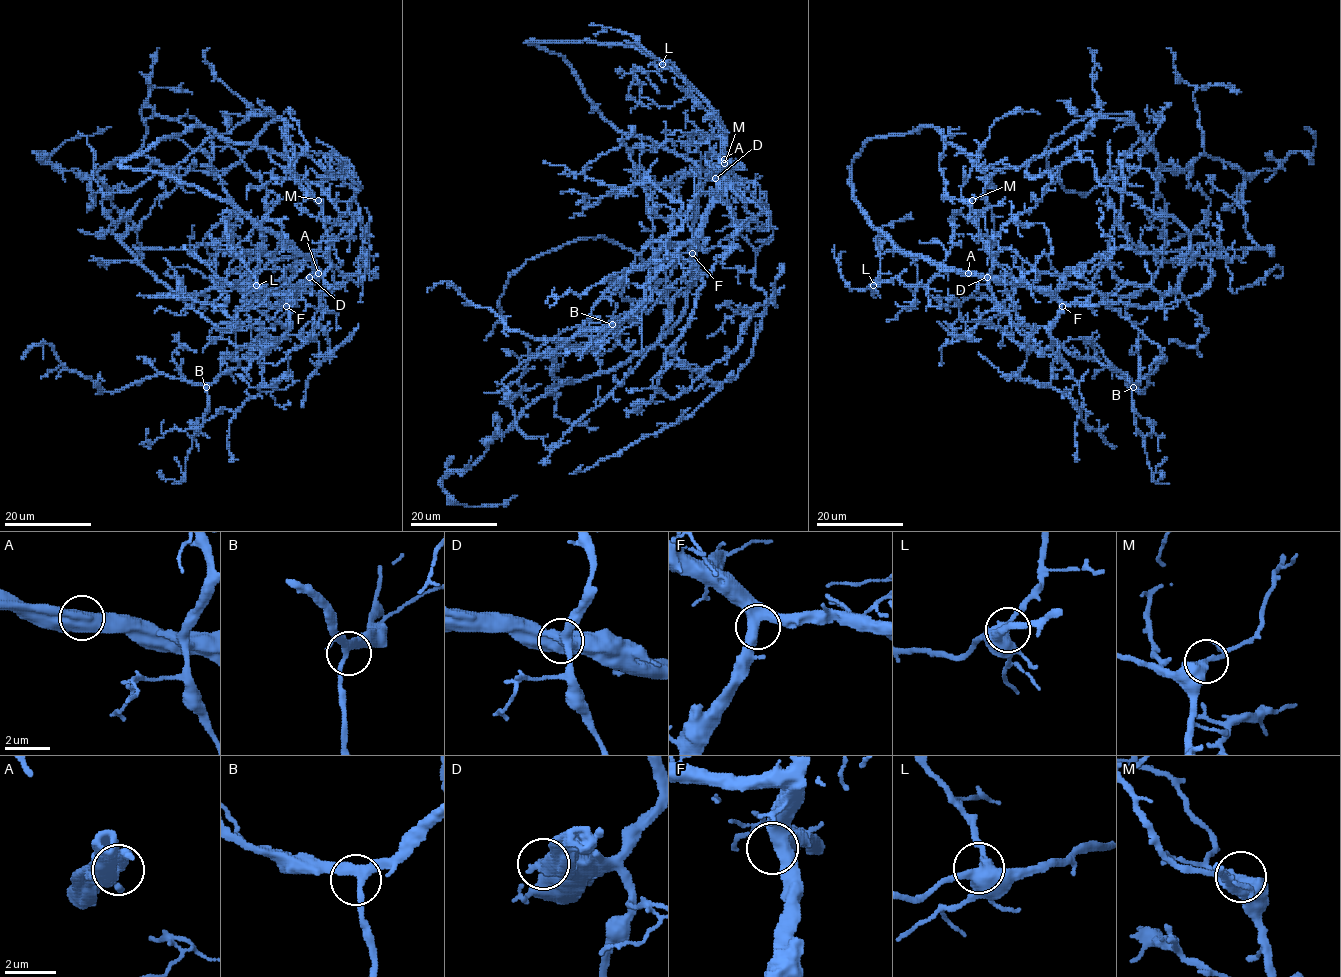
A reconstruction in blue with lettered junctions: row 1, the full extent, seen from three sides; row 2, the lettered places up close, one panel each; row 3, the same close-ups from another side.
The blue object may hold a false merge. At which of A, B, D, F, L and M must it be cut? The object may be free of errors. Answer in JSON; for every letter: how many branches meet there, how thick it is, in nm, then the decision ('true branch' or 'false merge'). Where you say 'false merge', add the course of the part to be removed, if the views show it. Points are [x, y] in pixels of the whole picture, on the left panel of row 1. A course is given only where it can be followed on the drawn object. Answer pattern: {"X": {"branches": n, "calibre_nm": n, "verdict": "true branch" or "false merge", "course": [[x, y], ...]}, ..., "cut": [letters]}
{"A": {"branches": 1, "calibre_nm": 850, "verdict": "true branch"}, "B": {"branches": 3, "calibre_nm": 280, "verdict": "true branch"}, "D": {"branches": 1, "calibre_nm": 800, "verdict": "true branch"}, "F": {"branches": 3, "calibre_nm": 440, "verdict": "true branch"}, "L": {"branches": 3, "calibre_nm": 400, "verdict": "true branch"}, "M": {"branches": 2, "calibre_nm": 440, "verdict": "true branch"}, "cut": []}

